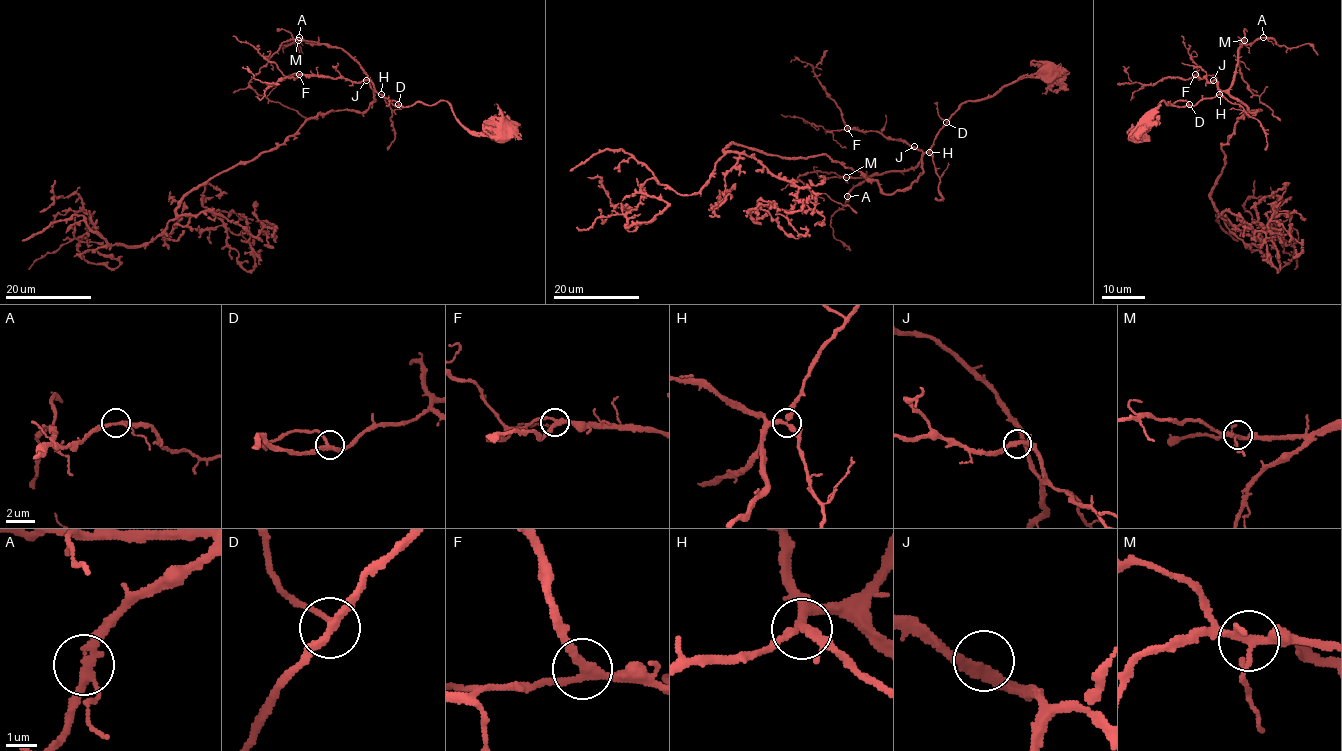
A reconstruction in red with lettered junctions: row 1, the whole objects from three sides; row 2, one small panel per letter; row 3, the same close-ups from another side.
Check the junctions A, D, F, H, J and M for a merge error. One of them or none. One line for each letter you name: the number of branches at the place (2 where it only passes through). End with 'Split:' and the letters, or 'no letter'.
Split: no letter

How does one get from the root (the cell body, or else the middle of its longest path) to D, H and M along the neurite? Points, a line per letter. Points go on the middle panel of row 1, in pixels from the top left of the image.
D: (1049, 70), (1037, 76), (1020, 77), (978, 101), (964, 102), (946, 122)
H: (1049, 70), (1037, 76), (1020, 77), (978, 101), (964, 102), (939, 132), (929, 152)
M: (1049, 70), (1037, 76), (1020, 77), (978, 101), (964, 102), (914, 167), (867, 177), (846, 177)

